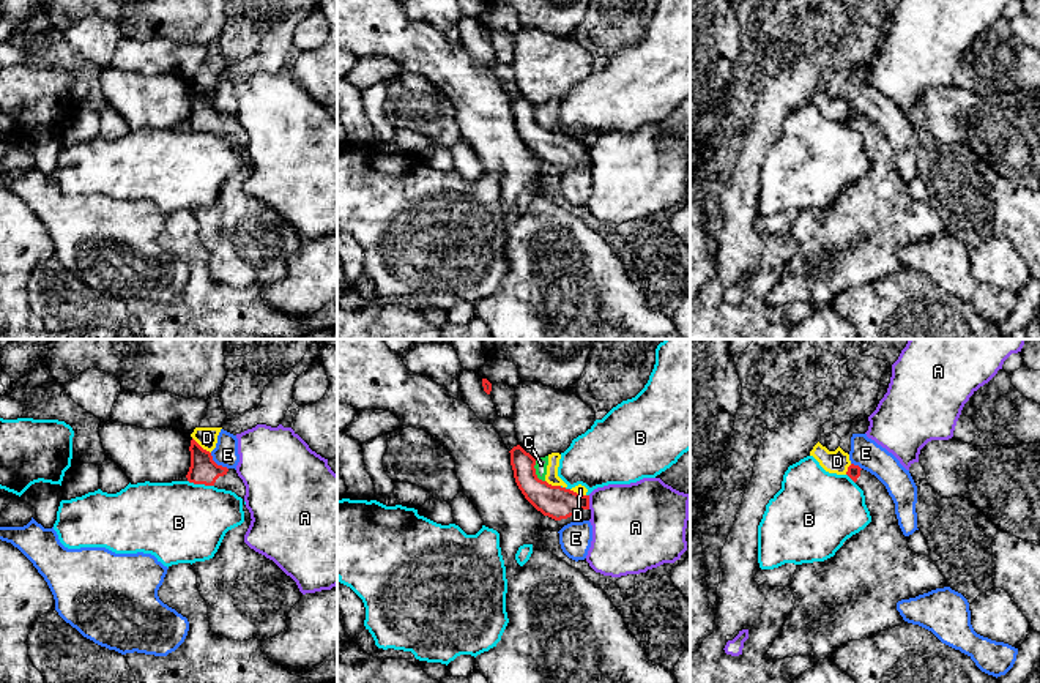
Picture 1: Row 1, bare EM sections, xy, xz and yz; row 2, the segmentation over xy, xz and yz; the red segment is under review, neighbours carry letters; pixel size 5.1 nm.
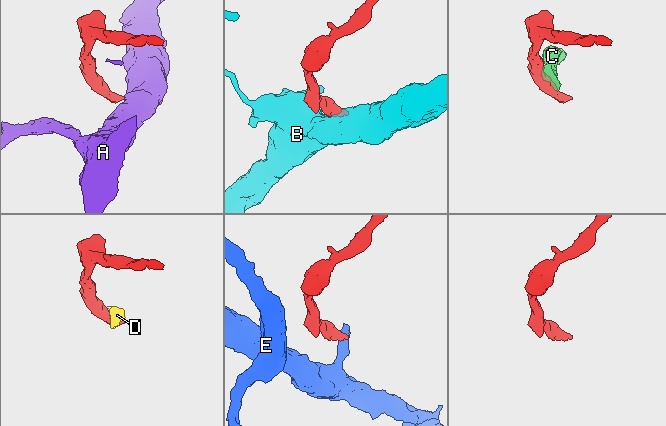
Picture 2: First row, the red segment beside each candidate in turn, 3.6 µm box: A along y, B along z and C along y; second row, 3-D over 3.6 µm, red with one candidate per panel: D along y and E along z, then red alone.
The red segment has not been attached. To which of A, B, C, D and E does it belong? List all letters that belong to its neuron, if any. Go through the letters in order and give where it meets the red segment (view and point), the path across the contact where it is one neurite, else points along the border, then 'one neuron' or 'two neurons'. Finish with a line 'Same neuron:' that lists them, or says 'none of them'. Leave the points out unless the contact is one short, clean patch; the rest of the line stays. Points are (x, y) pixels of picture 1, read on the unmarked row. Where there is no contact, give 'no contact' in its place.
A: contact xz (588, 149); border xz (588, 142), (590, 155); two neurons
B: contact xy (200, 130); border xy (188, 126), (213, 133); two neurons
C: contact xz (534, 119); border xz (534, 106), (534, 120), (544, 128); two neurons
D: contact xy (200, 93); border xy (193, 84), (210, 100); two neurons
E: contact xy (216, 111); border xy (210, 100), (218, 111), (227, 115); two neurons
Same neuron: none of them

